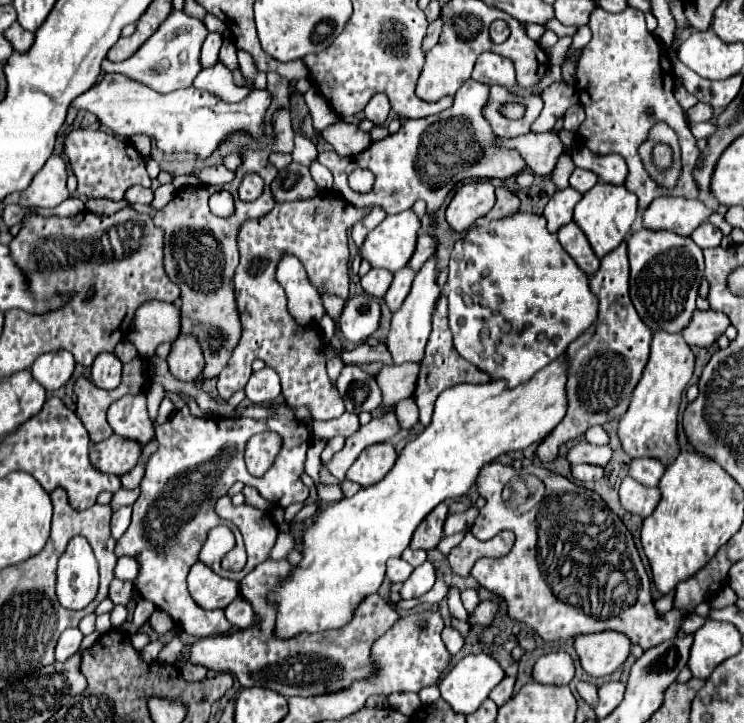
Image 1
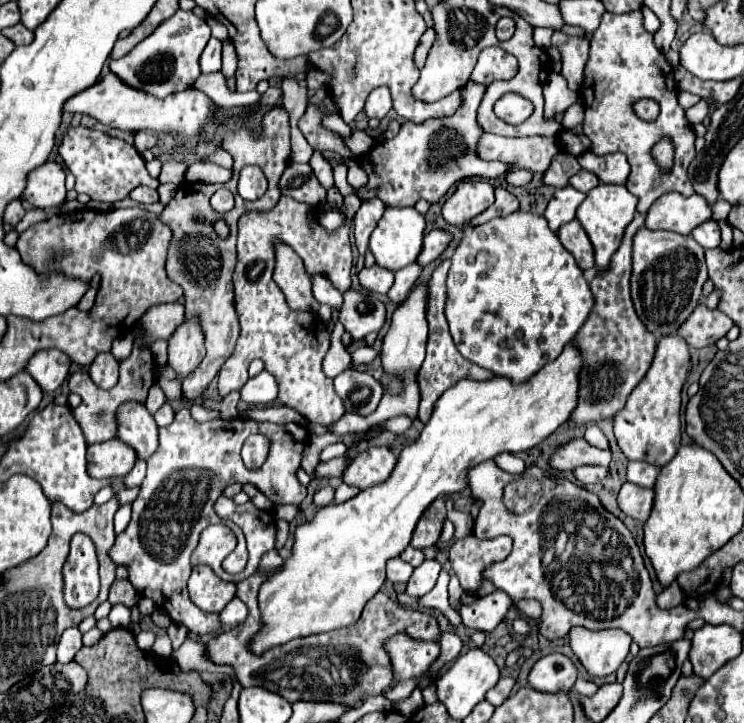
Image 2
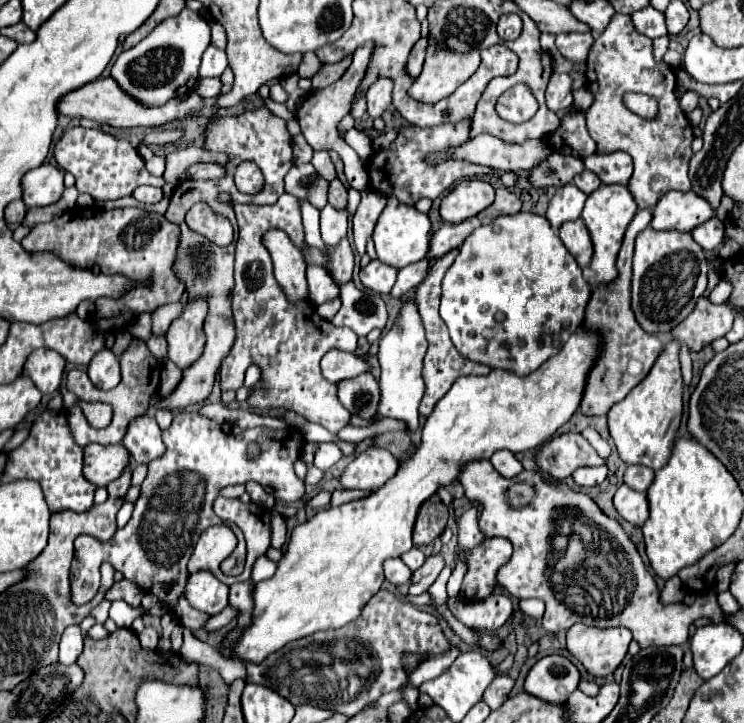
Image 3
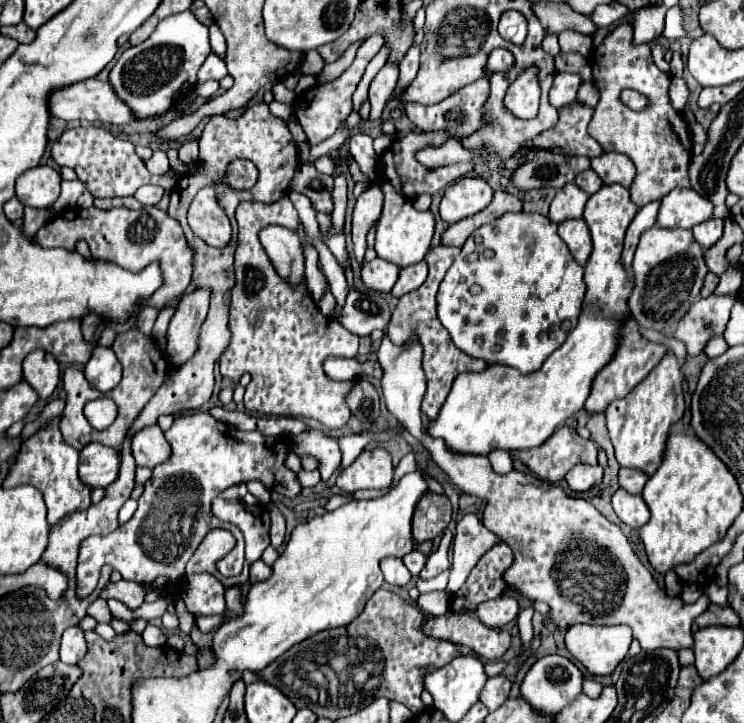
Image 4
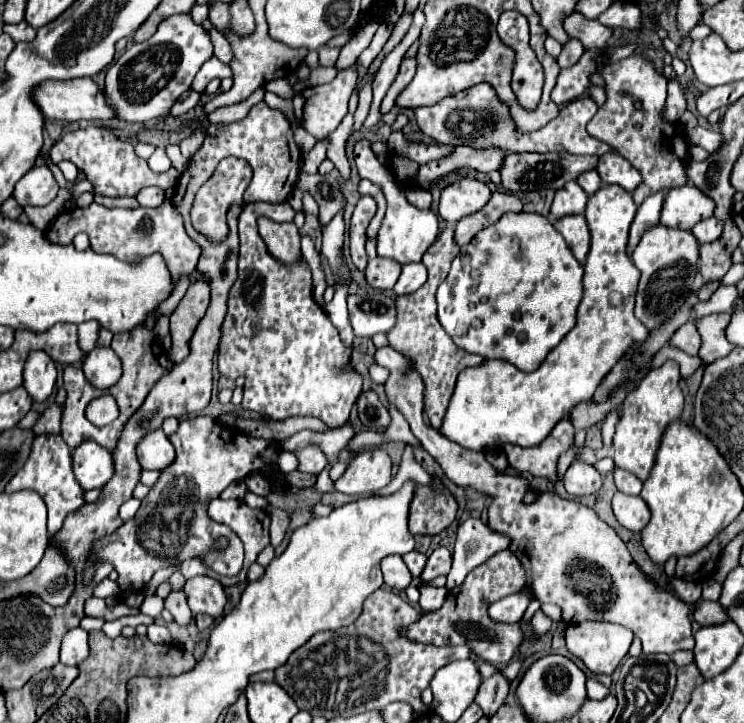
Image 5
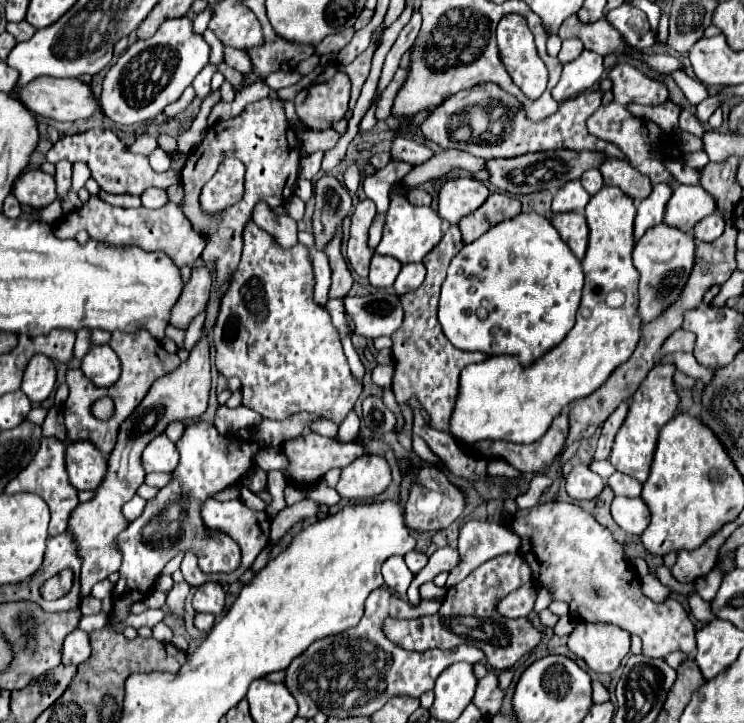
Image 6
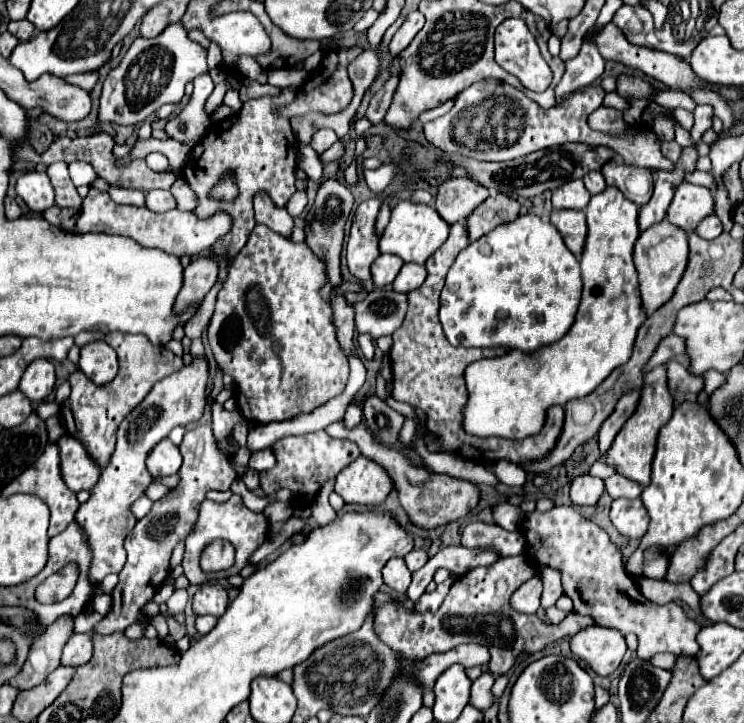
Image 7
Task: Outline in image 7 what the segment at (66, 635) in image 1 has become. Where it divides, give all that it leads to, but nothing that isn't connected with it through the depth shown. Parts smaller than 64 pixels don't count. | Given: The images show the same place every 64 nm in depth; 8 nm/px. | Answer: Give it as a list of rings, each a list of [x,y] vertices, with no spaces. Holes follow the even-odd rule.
[[[72,634],[62,650],[64,666],[82,666],[92,658],[92,636],[90,634]]]

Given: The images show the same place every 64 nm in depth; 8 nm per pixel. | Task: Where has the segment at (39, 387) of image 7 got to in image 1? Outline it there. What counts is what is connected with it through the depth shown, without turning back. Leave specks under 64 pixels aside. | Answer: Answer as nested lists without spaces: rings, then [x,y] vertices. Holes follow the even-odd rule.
[[[66,350],[42,354],[38,360],[34,360],[30,372],[47,391],[58,390],[70,380],[74,372],[74,356],[70,356]]]

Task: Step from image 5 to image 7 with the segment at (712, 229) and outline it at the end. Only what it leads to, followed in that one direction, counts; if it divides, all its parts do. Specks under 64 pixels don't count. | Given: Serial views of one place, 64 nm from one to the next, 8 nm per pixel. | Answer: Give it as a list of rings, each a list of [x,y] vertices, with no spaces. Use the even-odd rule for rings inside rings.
[[[712,214],[712,216],[708,216],[706,220],[702,220],[702,222],[698,224],[696,234],[698,234],[700,238],[704,238],[704,240],[714,240],[716,236],[722,234],[722,222],[718,220],[716,214]]]

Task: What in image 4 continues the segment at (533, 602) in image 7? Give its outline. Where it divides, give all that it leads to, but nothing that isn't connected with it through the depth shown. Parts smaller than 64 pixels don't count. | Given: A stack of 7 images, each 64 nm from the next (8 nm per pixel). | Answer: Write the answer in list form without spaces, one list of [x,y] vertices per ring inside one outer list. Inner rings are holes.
[[[500,596],[480,604],[476,614],[484,624],[492,628],[500,628],[500,626],[510,624],[518,616],[518,610],[520,610],[520,604],[516,598]]]

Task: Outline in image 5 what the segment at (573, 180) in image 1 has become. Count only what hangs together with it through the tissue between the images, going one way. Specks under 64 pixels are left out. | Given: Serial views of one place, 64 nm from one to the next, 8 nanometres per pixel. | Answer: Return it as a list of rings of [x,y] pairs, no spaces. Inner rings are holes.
[[[590,170],[590,172],[584,172],[582,176],[578,176],[578,184],[586,190],[586,194],[594,194],[602,186],[602,180],[596,170]]]

